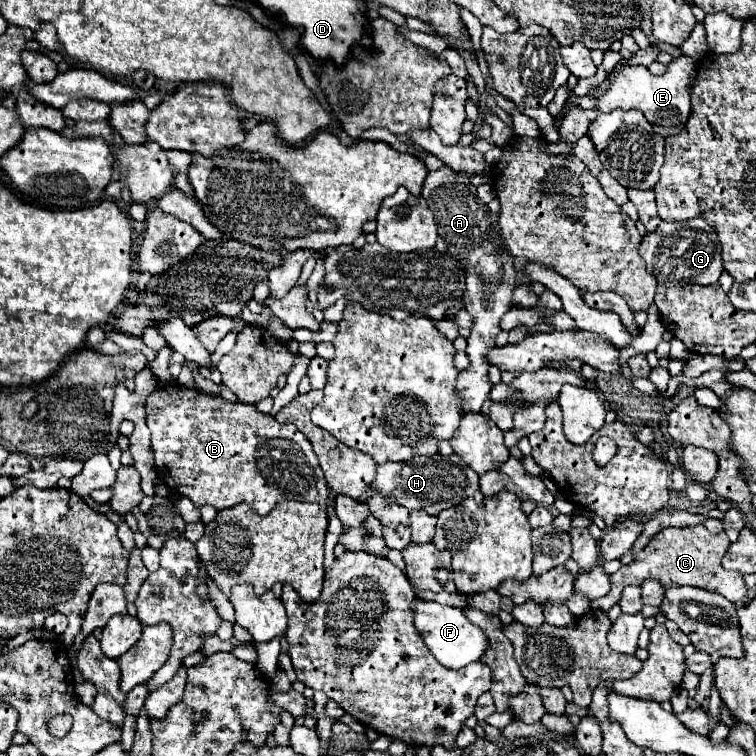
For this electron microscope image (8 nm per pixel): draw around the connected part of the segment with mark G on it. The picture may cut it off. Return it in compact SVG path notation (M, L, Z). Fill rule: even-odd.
M699 216L689 222L661 222L657 230L647 232L641 238L639 256L645 260L647 272L663 286L709 286L717 284L723 272L721 242L717 232Z

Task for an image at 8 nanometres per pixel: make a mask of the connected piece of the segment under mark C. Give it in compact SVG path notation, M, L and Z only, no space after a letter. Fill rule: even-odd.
M701 524L699 526L687 526L687 528L673 528L673 526L663 528L633 558L633 562L629 566L621 566L615 574L611 574L611 590L609 590L609 594L605 598L593 600L591 608L607 614L609 608L619 602L621 590L625 586L641 586L643 580L647 580L647 578L655 578L657 582L661 582L663 588L695 586L695 588L705 588L705 590L717 592L717 594L725 596L727 600L731 600L733 604L745 604L749 590L745 586L743 574L727 572L721 566L721 552L727 552L729 544L731 542L725 536L725 532L719 532L719 534L713 536Z

